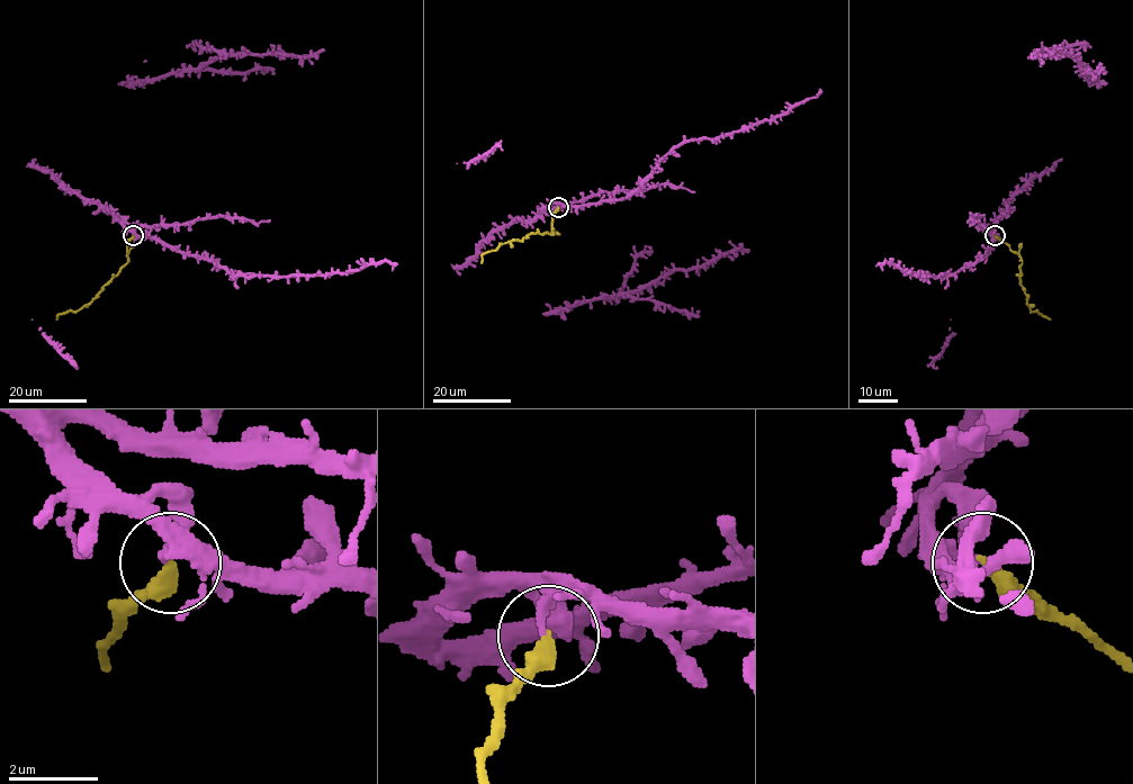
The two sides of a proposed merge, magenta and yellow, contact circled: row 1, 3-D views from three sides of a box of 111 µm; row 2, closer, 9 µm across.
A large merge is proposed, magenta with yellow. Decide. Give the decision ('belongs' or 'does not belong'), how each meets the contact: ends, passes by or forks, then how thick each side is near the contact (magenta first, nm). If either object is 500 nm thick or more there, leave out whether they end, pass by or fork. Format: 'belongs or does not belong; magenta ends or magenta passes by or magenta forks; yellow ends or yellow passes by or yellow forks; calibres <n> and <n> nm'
does not belong; magenta ends; yellow ends; calibres 200 and 360 nm

